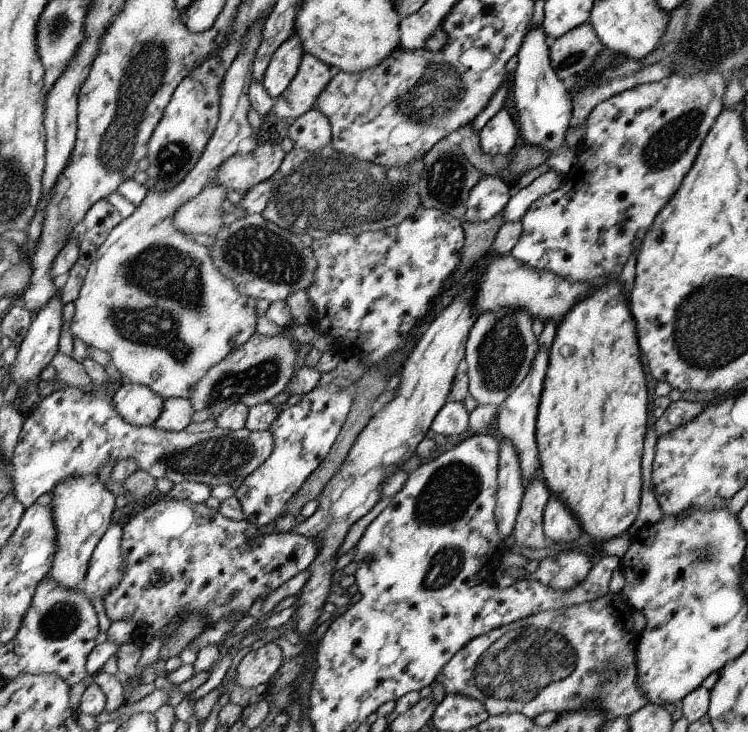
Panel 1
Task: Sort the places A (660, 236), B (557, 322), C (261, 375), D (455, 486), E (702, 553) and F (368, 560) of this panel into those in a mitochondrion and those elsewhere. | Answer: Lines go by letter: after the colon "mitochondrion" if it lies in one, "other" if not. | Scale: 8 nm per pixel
A: other
B: other
C: mitochondrion
D: mitochondrion
E: mitochondrion
F: other

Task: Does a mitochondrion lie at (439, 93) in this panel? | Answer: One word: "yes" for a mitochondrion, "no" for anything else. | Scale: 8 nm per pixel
yes

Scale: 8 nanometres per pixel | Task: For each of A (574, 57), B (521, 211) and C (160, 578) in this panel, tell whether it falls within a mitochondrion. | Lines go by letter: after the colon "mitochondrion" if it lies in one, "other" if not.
A: mitochondrion
B: other
C: other

